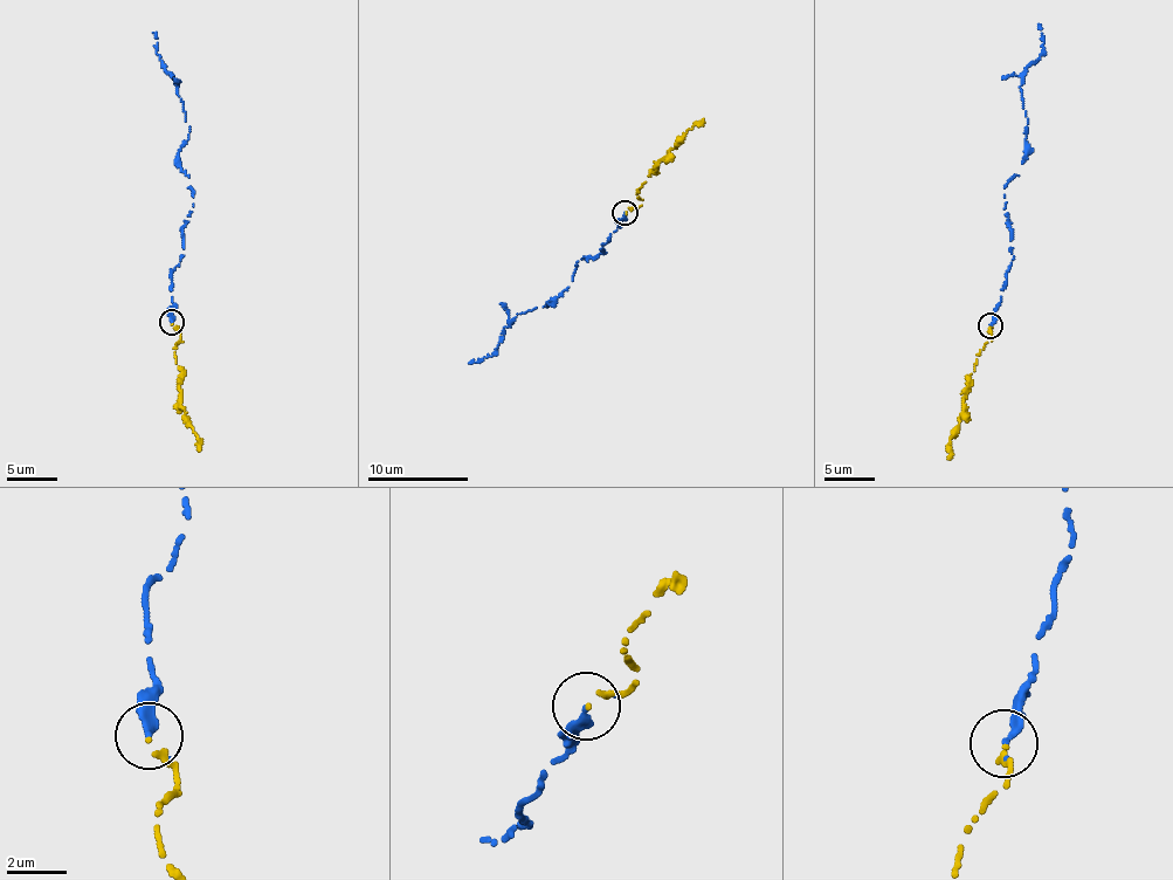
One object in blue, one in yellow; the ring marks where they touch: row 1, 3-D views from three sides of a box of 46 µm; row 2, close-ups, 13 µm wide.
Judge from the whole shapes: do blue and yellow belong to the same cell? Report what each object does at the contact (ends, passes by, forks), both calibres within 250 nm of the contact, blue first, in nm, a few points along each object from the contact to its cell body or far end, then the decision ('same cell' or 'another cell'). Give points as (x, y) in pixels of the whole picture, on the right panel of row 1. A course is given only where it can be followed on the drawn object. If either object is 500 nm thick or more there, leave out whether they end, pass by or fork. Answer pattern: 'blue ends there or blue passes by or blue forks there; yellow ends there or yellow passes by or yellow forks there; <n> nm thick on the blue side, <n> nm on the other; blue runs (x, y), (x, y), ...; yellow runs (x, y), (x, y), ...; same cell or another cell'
blue ends there; yellow ends there; 280 nm thick on the blue side, 200 nm on the other; blue runs (989, 324), (1014, 256), (1005, 185), (1025, 156), (1020, 87), (1042, 53), (1040, 26); yellow runs (989, 327), (992, 341), (977, 355), (963, 417), (949, 444), (947, 459); same cell

